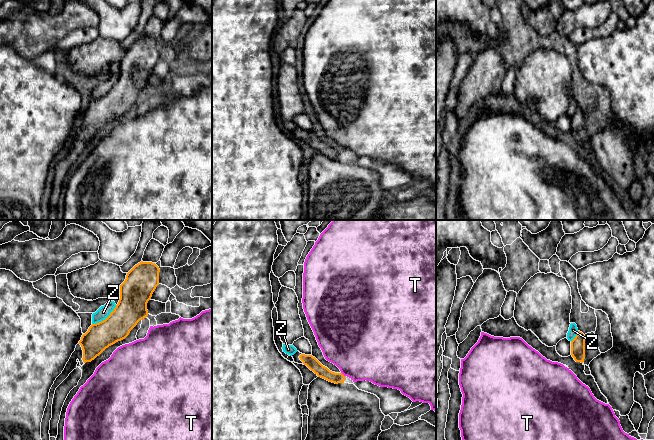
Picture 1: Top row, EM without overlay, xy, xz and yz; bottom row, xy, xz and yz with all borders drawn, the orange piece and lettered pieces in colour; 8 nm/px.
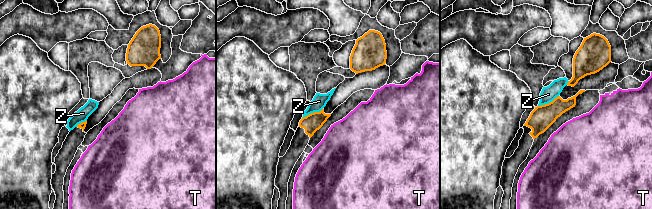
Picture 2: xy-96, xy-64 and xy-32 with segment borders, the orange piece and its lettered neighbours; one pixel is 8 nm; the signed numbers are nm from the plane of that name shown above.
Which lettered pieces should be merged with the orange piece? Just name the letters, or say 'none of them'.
none of them

